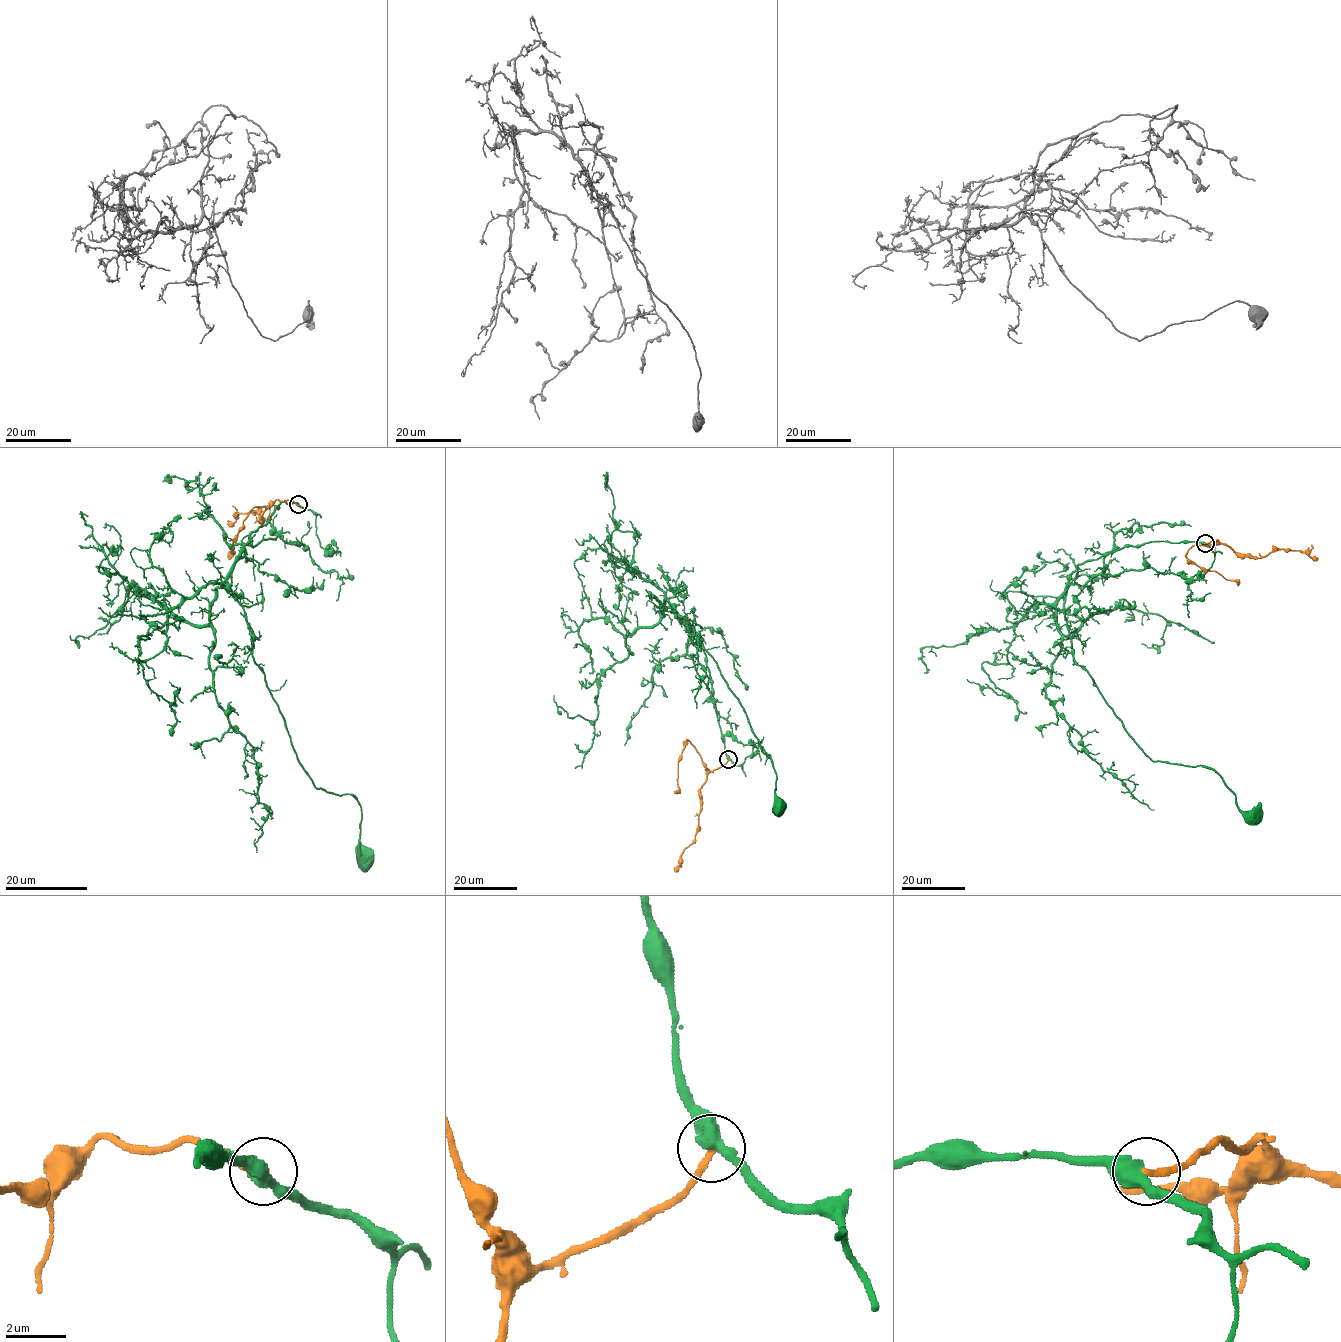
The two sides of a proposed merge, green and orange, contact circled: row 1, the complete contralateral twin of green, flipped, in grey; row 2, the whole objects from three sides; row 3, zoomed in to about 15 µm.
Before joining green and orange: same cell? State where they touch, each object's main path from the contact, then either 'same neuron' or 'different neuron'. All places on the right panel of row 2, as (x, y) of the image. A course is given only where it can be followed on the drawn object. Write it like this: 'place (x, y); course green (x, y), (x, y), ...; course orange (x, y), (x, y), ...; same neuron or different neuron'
place (1205, 543); course green (1205, 543), (1104, 553), (1077, 566), (1055, 606), (1074, 660), (1136, 744), (1152, 761), (1213, 769), (1254, 816); course orange (1205, 543), (1217, 539), (1235, 552), (1259, 558), (1285, 549), (1306, 552), (1318, 559); different neuron

